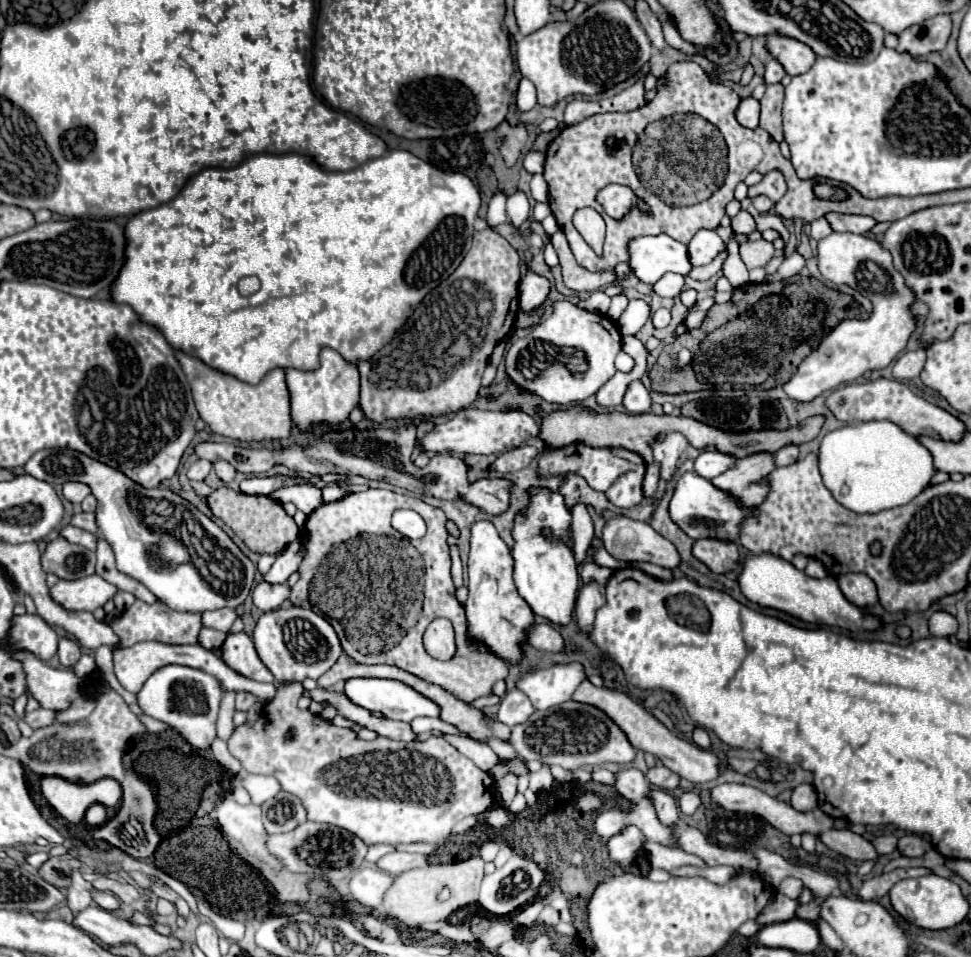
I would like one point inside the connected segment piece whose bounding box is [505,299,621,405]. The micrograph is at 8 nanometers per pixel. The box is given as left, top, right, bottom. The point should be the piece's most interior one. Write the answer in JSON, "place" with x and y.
{"place":[568,326]}

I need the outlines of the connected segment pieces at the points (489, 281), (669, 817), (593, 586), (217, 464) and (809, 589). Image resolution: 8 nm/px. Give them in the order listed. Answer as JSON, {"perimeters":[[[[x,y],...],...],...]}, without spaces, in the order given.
{"perimeters":[[[[493,229],[475,233],[473,245],[461,265],[425,295],[425,299],[409,315],[395,337],[371,359],[357,361],[361,373],[361,409],[365,417],[381,423],[385,419],[413,419],[423,415],[431,417],[471,407],[481,387],[487,357],[493,353],[493,347],[499,343],[499,339],[507,337],[513,329],[515,315],[519,311],[517,281],[519,253],[507,243],[507,239]]],[[[653,789],[651,797],[655,799],[655,809],[659,811],[659,819],[663,819],[663,823],[675,823],[675,819],[679,817],[675,799],[669,793],[659,789]]],[[[589,581],[579,589],[577,597],[577,619],[581,631],[591,631],[591,623],[595,619],[595,611],[603,605],[603,587],[597,581]]],[[[217,459],[217,461],[213,461],[213,469],[215,469],[215,473],[217,473],[217,477],[221,479],[221,481],[231,481],[233,477],[235,477],[235,469],[227,463],[227,461],[223,461],[223,459]]],[[[749,553],[743,561],[741,561],[741,569],[737,575],[737,583],[741,593],[761,605],[761,607],[771,607],[771,609],[779,609],[785,611],[789,615],[795,615],[807,623],[815,623],[815,625],[837,625],[849,631],[857,631],[857,629],[877,629],[879,627],[879,619],[877,617],[869,617],[863,615],[853,603],[849,603],[837,581],[831,577],[825,579],[811,579],[807,577],[803,571],[795,569],[789,561],[773,555],[773,553],[761,553],[761,555],[753,555]]]]}

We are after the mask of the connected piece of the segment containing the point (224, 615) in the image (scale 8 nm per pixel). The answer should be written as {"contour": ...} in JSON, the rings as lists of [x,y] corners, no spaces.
{"contour":[[[223,607],[223,609],[215,609],[215,611],[205,611],[201,615],[201,623],[203,627],[209,627],[209,629],[217,629],[217,631],[229,631],[229,627],[233,625],[233,621],[237,619],[237,613],[229,607]]]}

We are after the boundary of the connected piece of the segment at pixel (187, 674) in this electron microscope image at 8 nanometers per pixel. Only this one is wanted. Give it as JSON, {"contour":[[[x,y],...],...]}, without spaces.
{"contour":[[[161,667],[137,693],[137,703],[147,715],[169,723],[197,749],[207,749],[217,735],[215,721],[221,699],[223,691],[219,683],[215,683],[205,671],[195,671],[191,667]]]}

